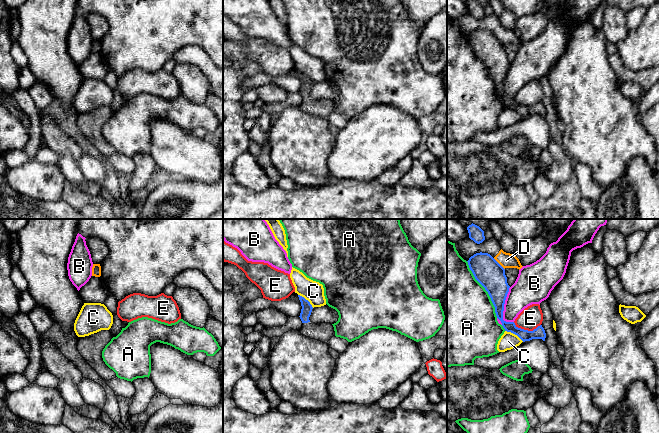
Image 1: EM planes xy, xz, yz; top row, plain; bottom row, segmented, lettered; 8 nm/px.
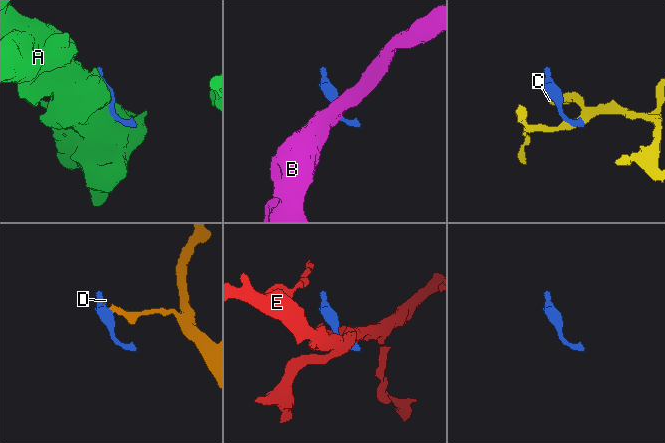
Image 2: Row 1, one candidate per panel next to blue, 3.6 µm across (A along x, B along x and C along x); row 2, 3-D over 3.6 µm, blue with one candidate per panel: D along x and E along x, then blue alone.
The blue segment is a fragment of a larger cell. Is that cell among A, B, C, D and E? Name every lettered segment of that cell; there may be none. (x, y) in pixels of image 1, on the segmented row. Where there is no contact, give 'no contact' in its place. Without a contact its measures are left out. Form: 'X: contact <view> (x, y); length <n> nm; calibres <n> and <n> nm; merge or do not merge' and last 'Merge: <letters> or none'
A: contact yz (485, 289); length 500 nm; calibres 220 and 500 nm; do not merge
B: contact yz (503, 305); length 280 nm; calibres 220 and 260 nm; do not merge
C: contact yz (514, 333); length 180 nm; calibres 100 and 140 nm; do not merge
D: contact yz (499, 264); length 130 nm; calibres 220 and 120 nm; do not merge
E: contact yz (527, 330); length 220 nm; calibres 100 and 180 nm; do not merge
Merge: none

